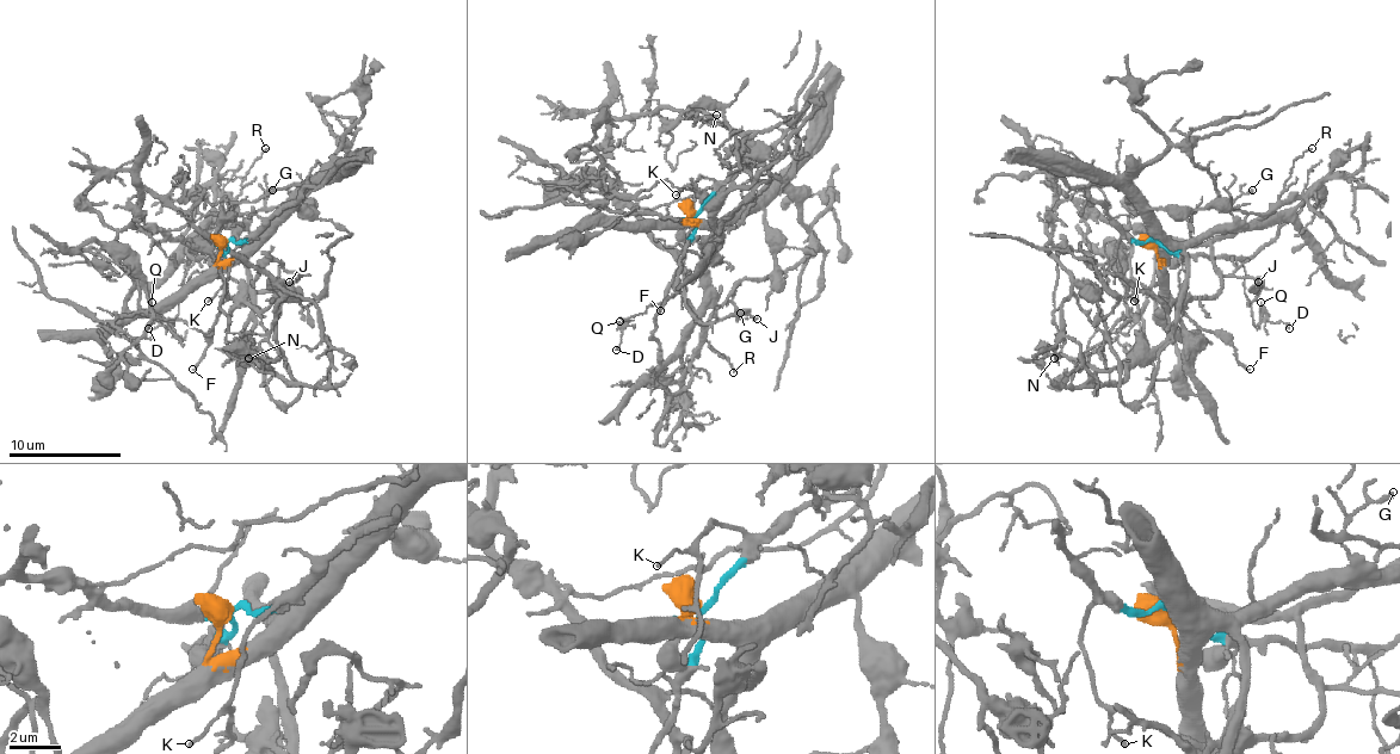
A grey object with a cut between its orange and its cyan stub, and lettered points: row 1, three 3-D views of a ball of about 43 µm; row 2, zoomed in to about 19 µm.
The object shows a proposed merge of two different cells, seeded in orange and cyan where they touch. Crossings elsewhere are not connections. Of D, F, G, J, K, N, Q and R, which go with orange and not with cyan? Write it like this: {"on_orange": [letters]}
{"on_orange": ["G", "J", "N", "R"]}

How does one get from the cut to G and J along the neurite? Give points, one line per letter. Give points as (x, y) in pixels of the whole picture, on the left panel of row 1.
G: (227, 242), (221, 257), (233, 259), (244, 247), (238, 242), (241, 230), (263, 205), (272, 189)
J: (227, 242), (223, 259), (244, 251), (246, 257), (246, 286), (229, 296), (215, 276), (252, 290), (289, 282)

